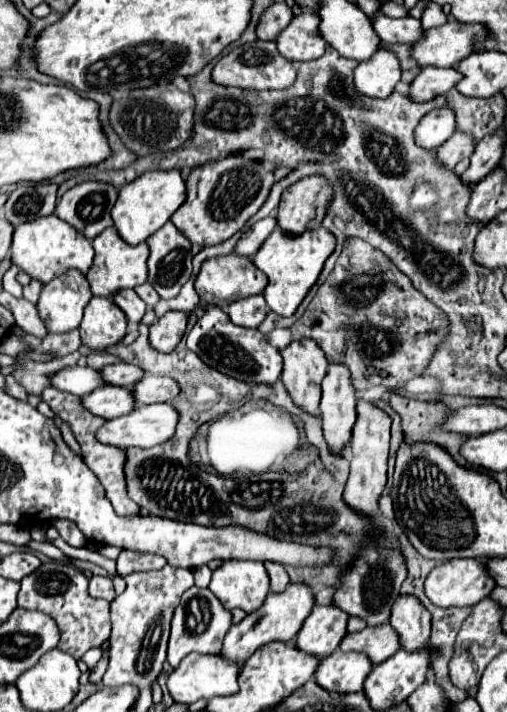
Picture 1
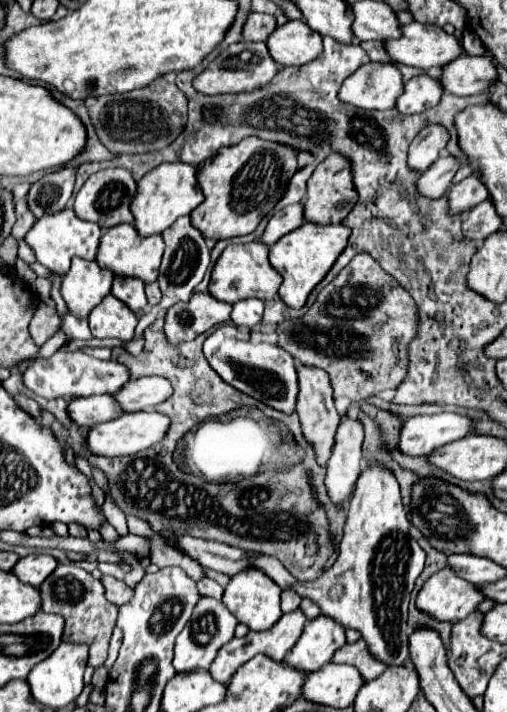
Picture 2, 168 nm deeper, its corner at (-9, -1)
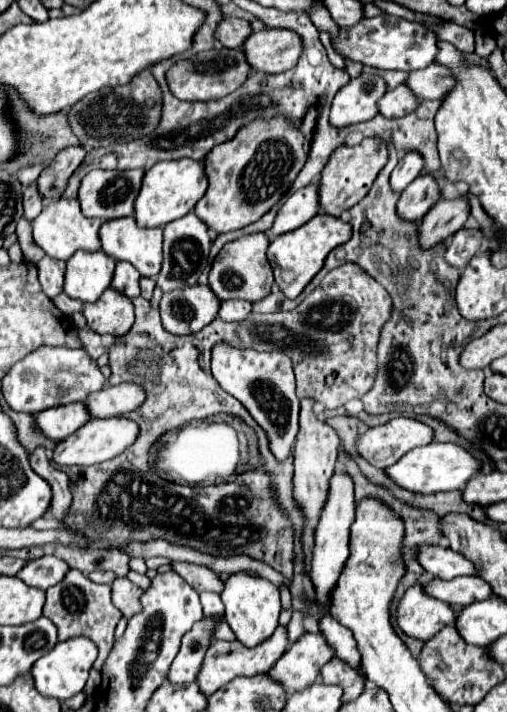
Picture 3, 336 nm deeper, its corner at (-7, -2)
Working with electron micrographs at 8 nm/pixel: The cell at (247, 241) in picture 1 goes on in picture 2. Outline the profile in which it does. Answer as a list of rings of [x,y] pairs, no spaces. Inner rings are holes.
[[[297,203],[297,205],[289,205],[289,207],[285,207],[283,211],[279,211],[279,213],[275,213],[271,219],[269,219],[269,223],[267,223],[267,227],[265,227],[265,233],[261,235],[261,243],[263,245],[273,245],[275,241],[279,241],[283,235],[287,235],[289,231],[293,231],[293,229],[297,229],[299,225],[303,223],[303,205],[301,203]]]

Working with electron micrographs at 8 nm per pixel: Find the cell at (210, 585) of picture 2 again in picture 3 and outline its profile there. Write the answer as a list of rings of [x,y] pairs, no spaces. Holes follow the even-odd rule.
[[[203,592],[201,594],[201,606],[203,606],[203,618],[223,618],[223,602],[219,598],[219,594],[213,592]]]

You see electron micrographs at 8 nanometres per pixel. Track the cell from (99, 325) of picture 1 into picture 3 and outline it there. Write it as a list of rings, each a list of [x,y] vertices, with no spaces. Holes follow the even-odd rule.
[[[107,288],[99,302],[89,302],[83,306],[83,316],[87,326],[97,334],[123,336],[133,326],[133,304],[129,298],[123,298],[113,288]]]

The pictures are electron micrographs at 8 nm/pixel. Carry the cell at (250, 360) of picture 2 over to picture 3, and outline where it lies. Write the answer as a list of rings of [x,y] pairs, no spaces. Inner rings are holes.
[[[221,342],[213,348],[211,370],[221,388],[229,392],[233,398],[237,398],[253,416],[253,420],[265,430],[269,438],[269,450],[273,452],[275,460],[285,462],[291,454],[295,436],[299,432],[299,402],[295,396],[295,376],[287,354],[231,348]]]

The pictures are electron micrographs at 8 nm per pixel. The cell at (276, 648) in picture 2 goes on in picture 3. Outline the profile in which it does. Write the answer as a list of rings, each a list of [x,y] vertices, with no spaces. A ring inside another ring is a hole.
[[[279,626],[275,630],[275,634],[267,640],[267,642],[261,642],[259,646],[255,648],[247,648],[243,646],[239,640],[235,642],[223,642],[223,640],[213,640],[211,646],[207,648],[207,654],[203,658],[203,664],[201,664],[201,670],[199,670],[199,676],[197,676],[197,684],[199,684],[199,690],[205,694],[205,696],[211,696],[215,690],[219,690],[221,686],[225,686],[227,682],[231,682],[233,678],[237,676],[255,676],[255,674],[267,674],[271,670],[271,666],[283,656],[283,652],[287,650],[289,642],[287,642],[287,630],[283,626]]]

